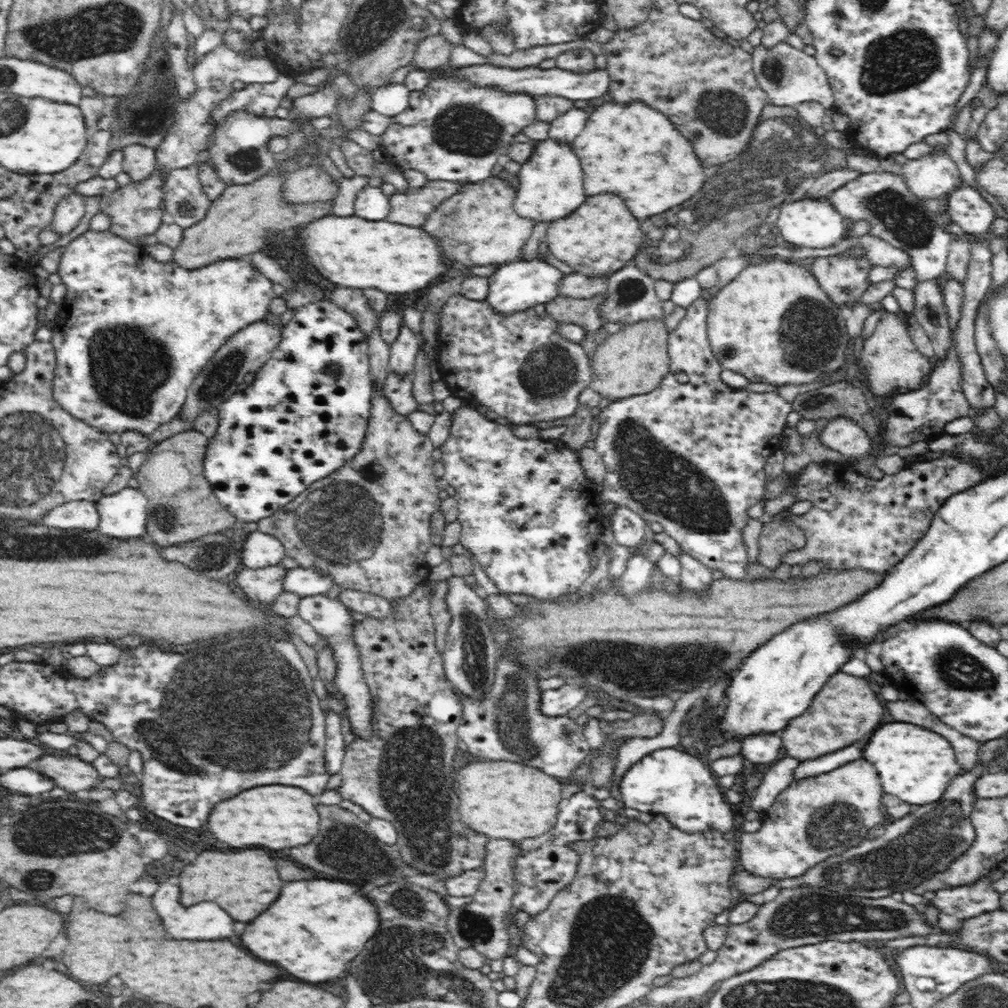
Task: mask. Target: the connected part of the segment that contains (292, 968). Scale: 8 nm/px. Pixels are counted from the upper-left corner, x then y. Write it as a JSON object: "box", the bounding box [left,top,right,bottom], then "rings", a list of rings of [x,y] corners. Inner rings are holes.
{"box":[242,878,378,982],"rings":[[[324,878],[300,880],[284,884],[280,898],[246,926],[242,944],[260,960],[282,966],[296,978],[330,982],[344,974],[346,964],[362,952],[376,928],[378,910],[372,902],[366,902],[360,886]]]}

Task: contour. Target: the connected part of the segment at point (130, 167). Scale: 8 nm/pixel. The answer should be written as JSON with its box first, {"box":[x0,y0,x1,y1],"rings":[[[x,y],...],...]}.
{"box":[123,144,155,182],"rings":[[[140,144],[125,146],[123,149],[123,172],[129,174],[131,182],[148,178],[155,170],[155,149]]]}

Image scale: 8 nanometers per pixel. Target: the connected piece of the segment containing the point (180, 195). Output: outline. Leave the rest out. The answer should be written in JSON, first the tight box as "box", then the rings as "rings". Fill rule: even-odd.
{"box":[162,163,211,229],"rings":[[[194,163],[186,168],[171,170],[164,180],[162,189],[166,220],[183,229],[200,222],[211,205],[198,173],[199,166]]]}

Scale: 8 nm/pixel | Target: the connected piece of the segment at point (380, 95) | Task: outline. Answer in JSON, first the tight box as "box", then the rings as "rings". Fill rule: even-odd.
{"box":[370,83,410,117],"rings":[[[390,83],[372,92],[370,105],[375,112],[394,117],[408,108],[410,93],[403,84]]]}

